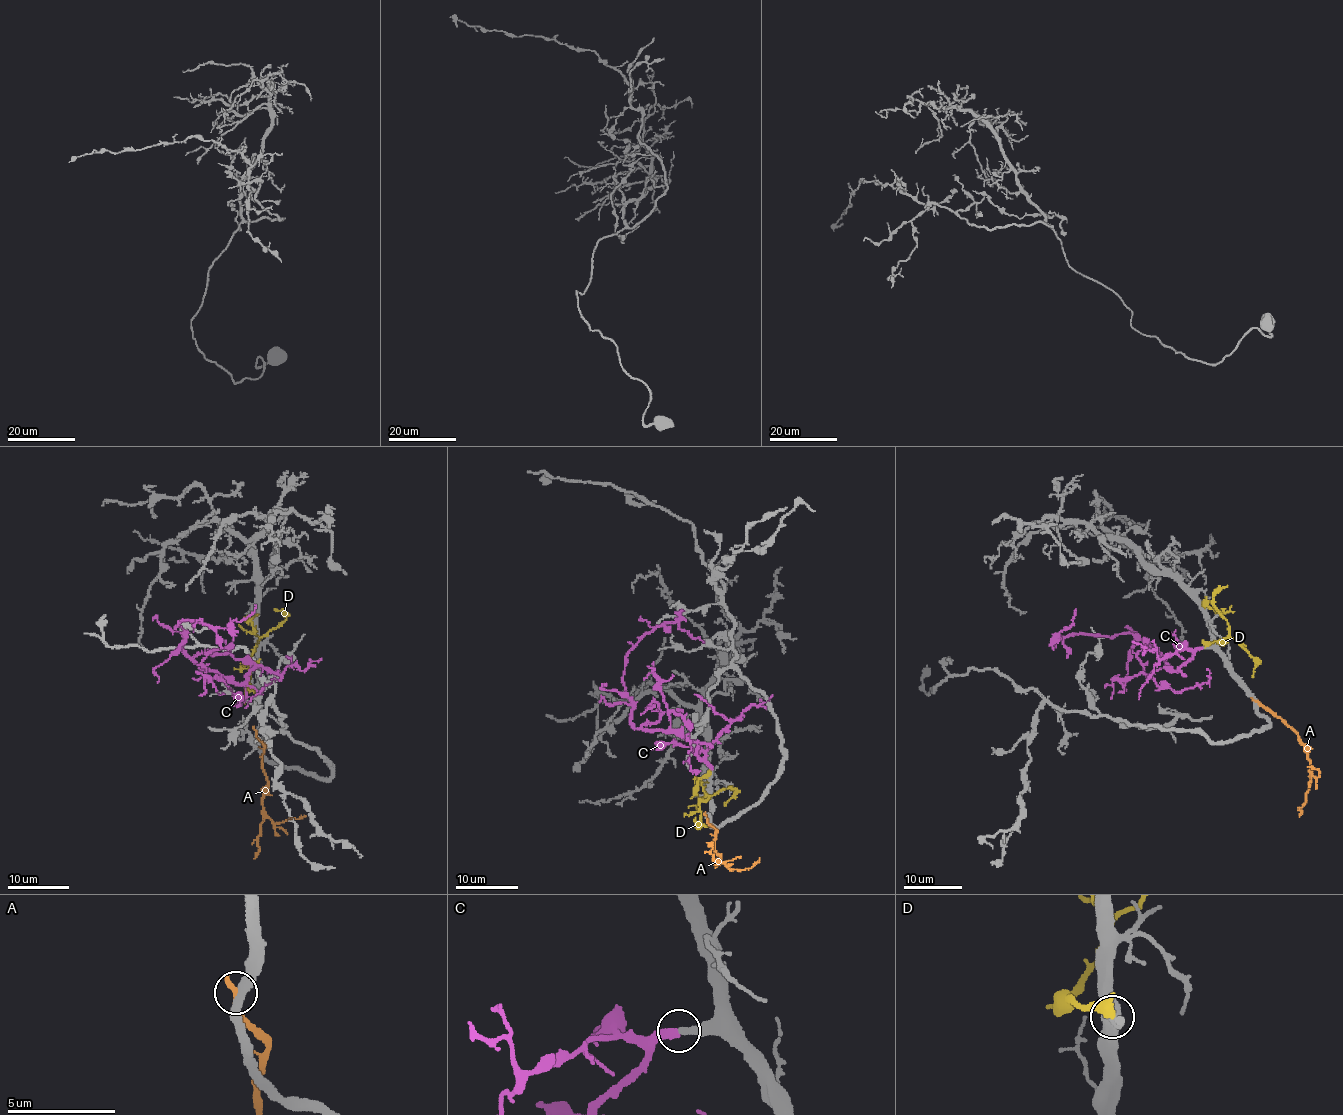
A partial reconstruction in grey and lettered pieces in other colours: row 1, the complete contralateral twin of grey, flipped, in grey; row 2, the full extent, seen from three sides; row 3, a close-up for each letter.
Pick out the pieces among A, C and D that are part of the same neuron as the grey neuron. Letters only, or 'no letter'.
C

